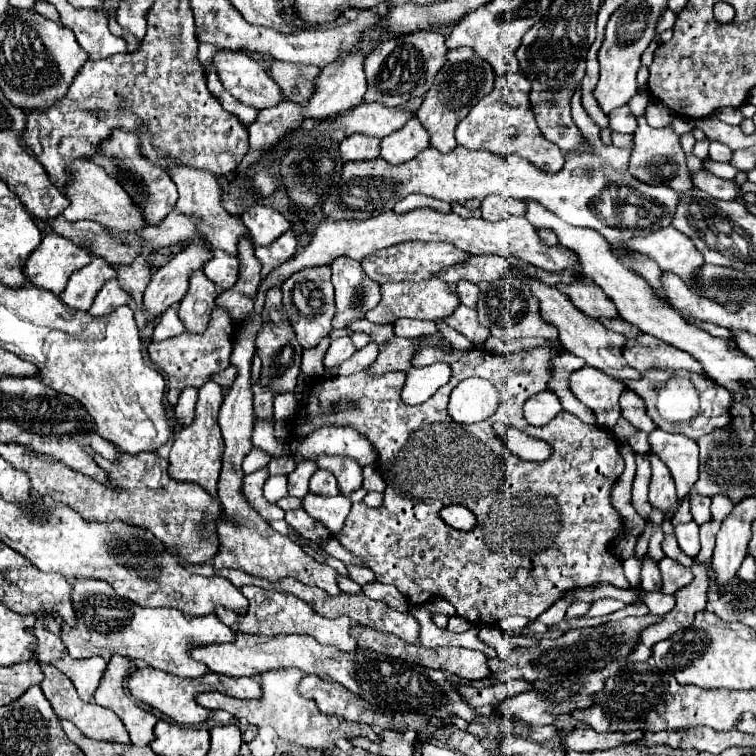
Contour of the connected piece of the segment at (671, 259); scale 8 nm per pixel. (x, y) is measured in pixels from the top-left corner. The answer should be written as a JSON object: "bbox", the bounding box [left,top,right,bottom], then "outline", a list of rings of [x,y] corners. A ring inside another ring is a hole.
{"bbox":[627,225,705,285],"outline":[[[671,225],[647,237],[629,239],[627,247],[653,257],[663,271],[679,275],[687,285],[693,283],[701,265],[705,265],[705,259],[693,241]]]}

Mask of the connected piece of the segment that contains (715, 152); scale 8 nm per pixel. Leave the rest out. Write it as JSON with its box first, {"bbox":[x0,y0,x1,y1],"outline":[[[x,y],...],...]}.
{"bbox":[709,141,731,161],"outline":[[[713,141],[709,145],[709,155],[711,155],[711,159],[713,161],[729,161],[731,159],[731,149],[727,147],[727,145],[723,145],[723,143],[719,143],[718,141]]]}

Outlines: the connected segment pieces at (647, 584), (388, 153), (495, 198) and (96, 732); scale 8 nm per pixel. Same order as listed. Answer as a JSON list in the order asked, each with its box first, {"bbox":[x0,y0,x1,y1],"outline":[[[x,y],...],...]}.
[{"bbox":[641,555,661,593],"outline":[[[647,555],[643,557],[643,571],[641,571],[641,583],[643,583],[643,591],[645,593],[653,593],[653,591],[661,591],[661,573],[657,563],[653,563]]]},{"bbox":[381,117,431,165],"outline":[[[413,117],[409,119],[409,123],[405,123],[405,127],[401,127],[401,131],[395,131],[393,135],[381,141],[381,157],[387,159],[389,163],[399,165],[411,161],[429,147],[431,147],[429,133],[419,123],[419,119]]]},{"bbox":[481,195,527,221],"outline":[[[489,195],[481,203],[481,213],[487,221],[501,221],[509,217],[523,217],[527,211],[523,201],[517,199],[505,199],[499,195]]]},{"bbox":[41,665,129,745],"outline":[[[41,665],[43,673],[45,673],[45,679],[41,681],[41,689],[45,693],[45,697],[49,699],[51,707],[55,709],[55,713],[61,717],[61,719],[67,719],[71,723],[75,723],[87,737],[91,739],[103,739],[103,741],[115,741],[115,743],[125,743],[129,745],[129,733],[125,729],[125,725],[121,723],[121,719],[111,711],[111,709],[105,709],[93,701],[81,701],[73,683],[61,673],[57,671],[57,667],[53,665]]]}]

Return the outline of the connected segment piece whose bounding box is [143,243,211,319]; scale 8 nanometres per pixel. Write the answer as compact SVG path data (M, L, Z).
M197 243L197 247L185 247L167 265L159 267L143 295L143 305L149 313L149 319L159 317L171 305L179 303L189 289L189 275L201 269L209 259L209 245Z

